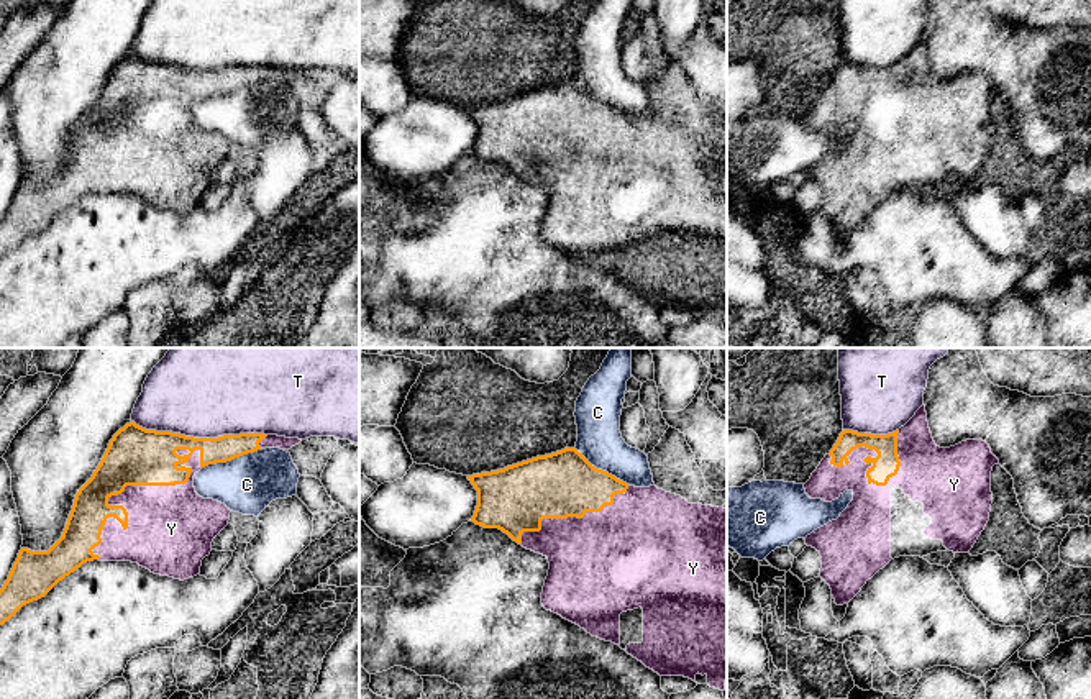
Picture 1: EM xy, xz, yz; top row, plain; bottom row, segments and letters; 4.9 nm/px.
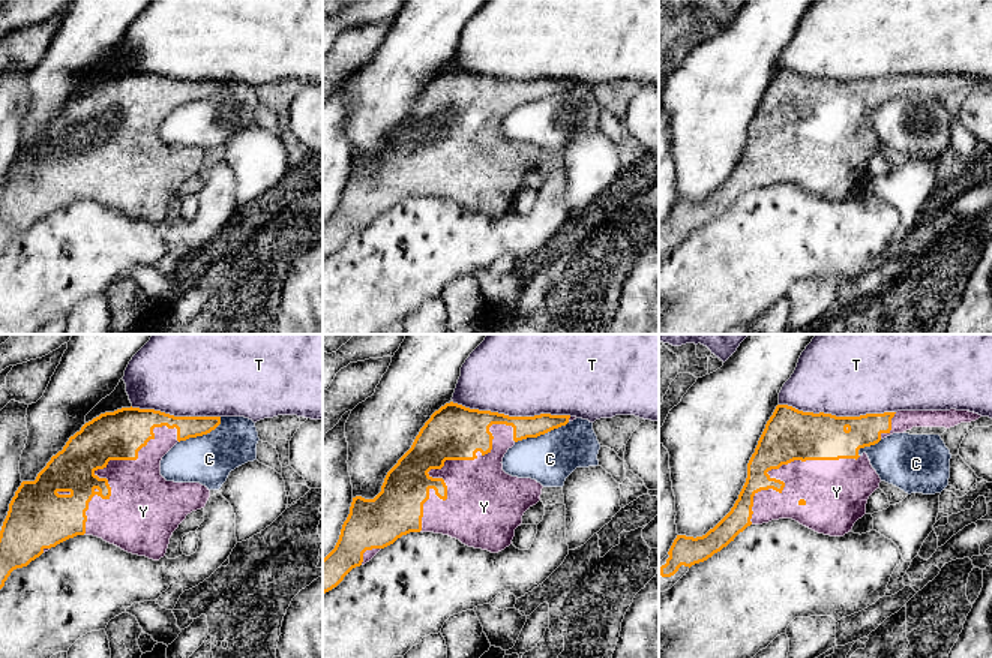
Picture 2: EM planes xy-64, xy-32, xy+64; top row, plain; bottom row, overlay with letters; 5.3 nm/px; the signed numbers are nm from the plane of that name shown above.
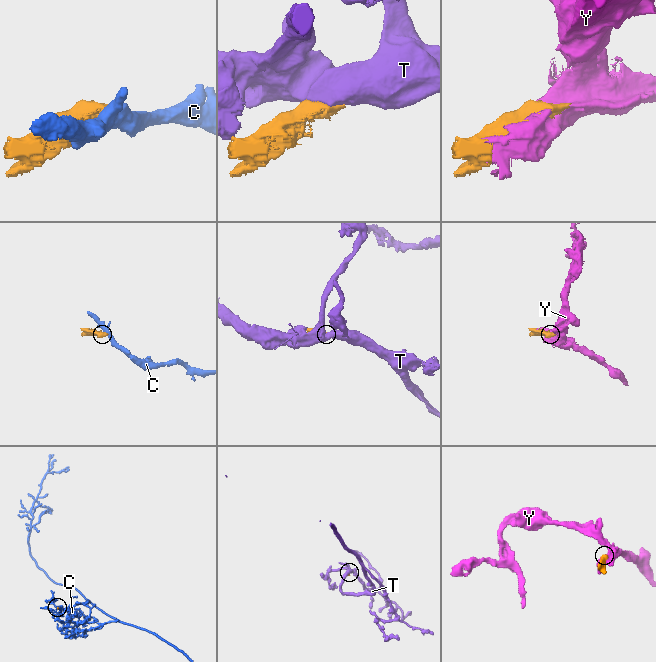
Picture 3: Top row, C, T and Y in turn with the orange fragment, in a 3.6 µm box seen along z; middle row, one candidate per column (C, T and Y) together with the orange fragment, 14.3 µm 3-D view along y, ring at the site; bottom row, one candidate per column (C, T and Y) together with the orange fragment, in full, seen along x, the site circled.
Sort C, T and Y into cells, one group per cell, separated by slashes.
C / T / Y

